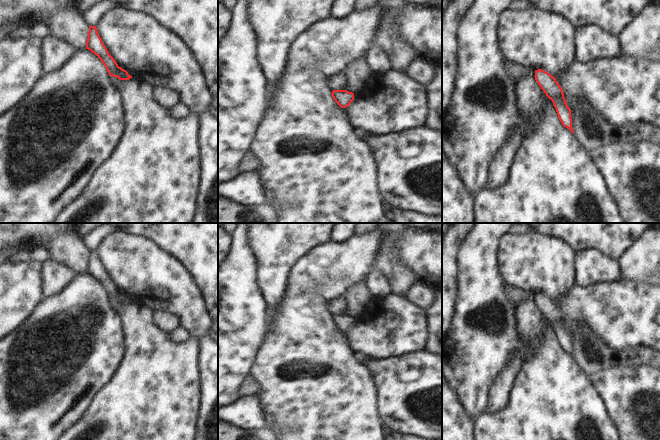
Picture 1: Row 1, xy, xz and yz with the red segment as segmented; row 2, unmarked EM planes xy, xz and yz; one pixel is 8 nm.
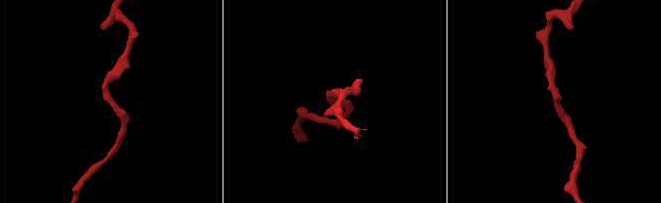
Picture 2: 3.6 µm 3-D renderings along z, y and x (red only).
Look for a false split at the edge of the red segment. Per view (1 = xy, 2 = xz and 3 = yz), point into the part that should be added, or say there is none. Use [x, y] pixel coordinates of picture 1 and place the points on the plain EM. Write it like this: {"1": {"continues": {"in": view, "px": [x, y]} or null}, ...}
{"1": {"continues": null}, "2": {"continues": null}, "3": {"continues": null}}

